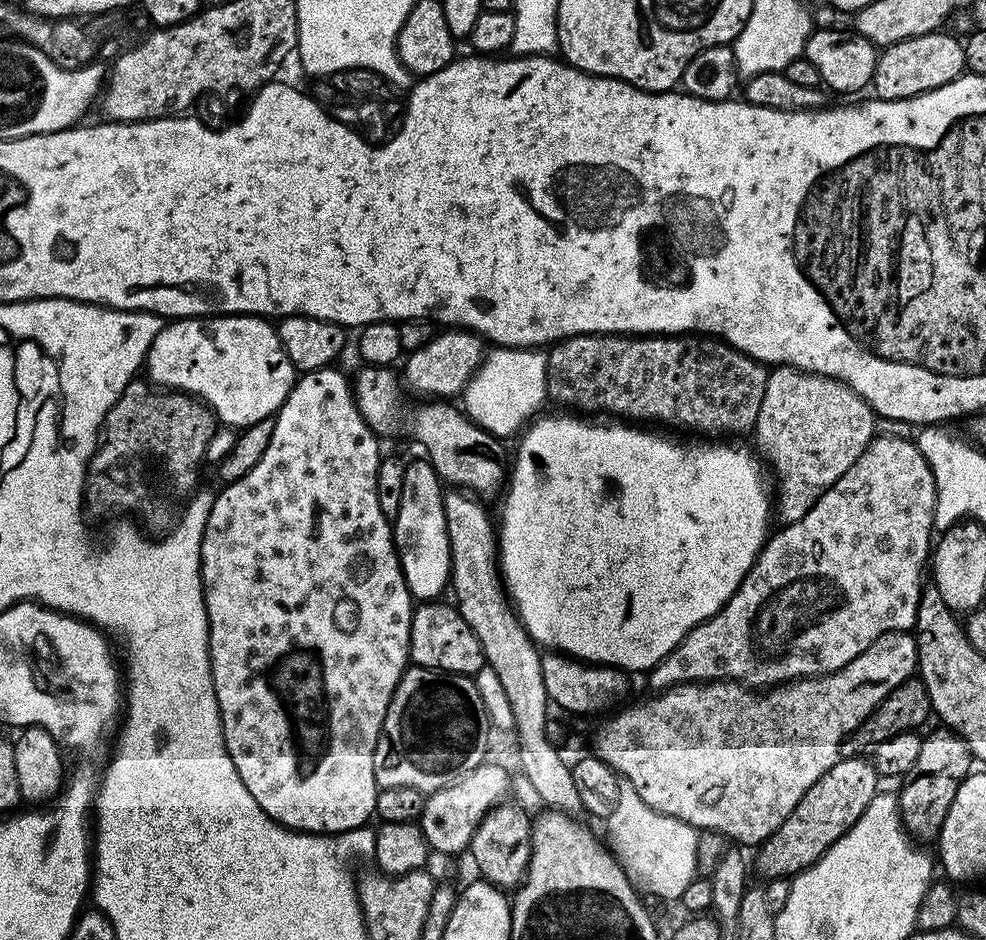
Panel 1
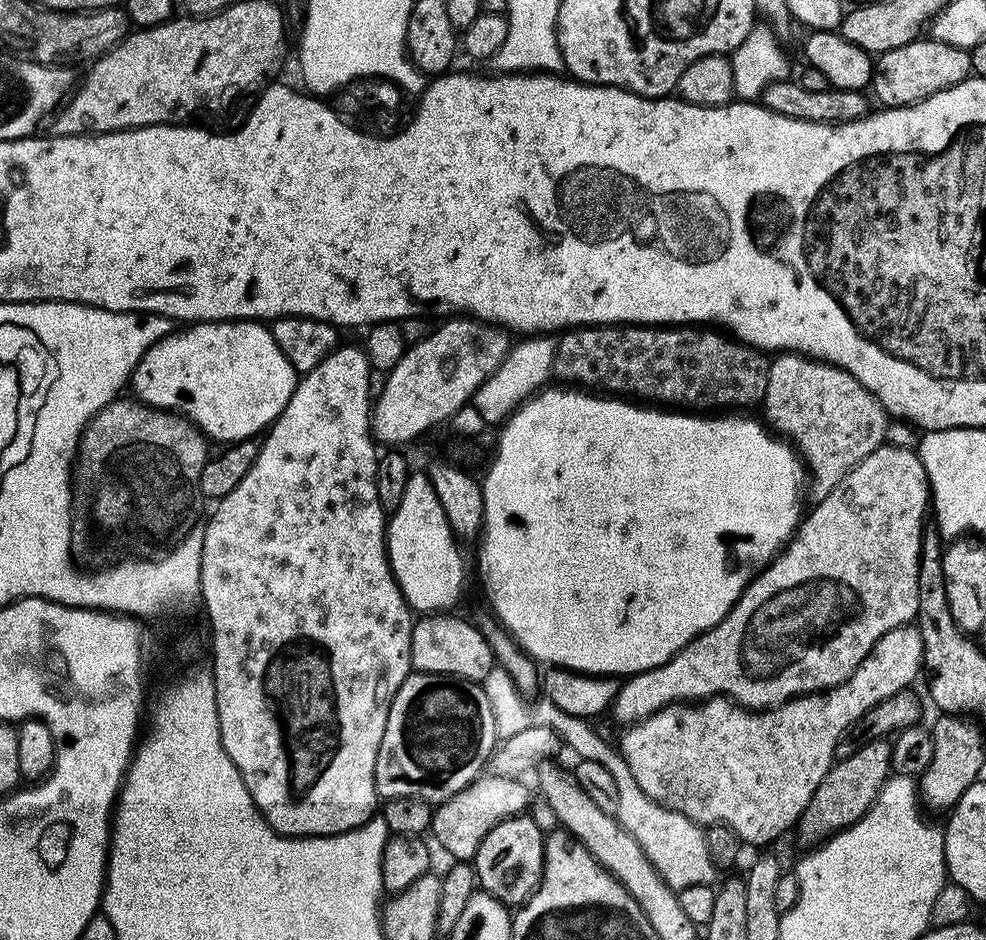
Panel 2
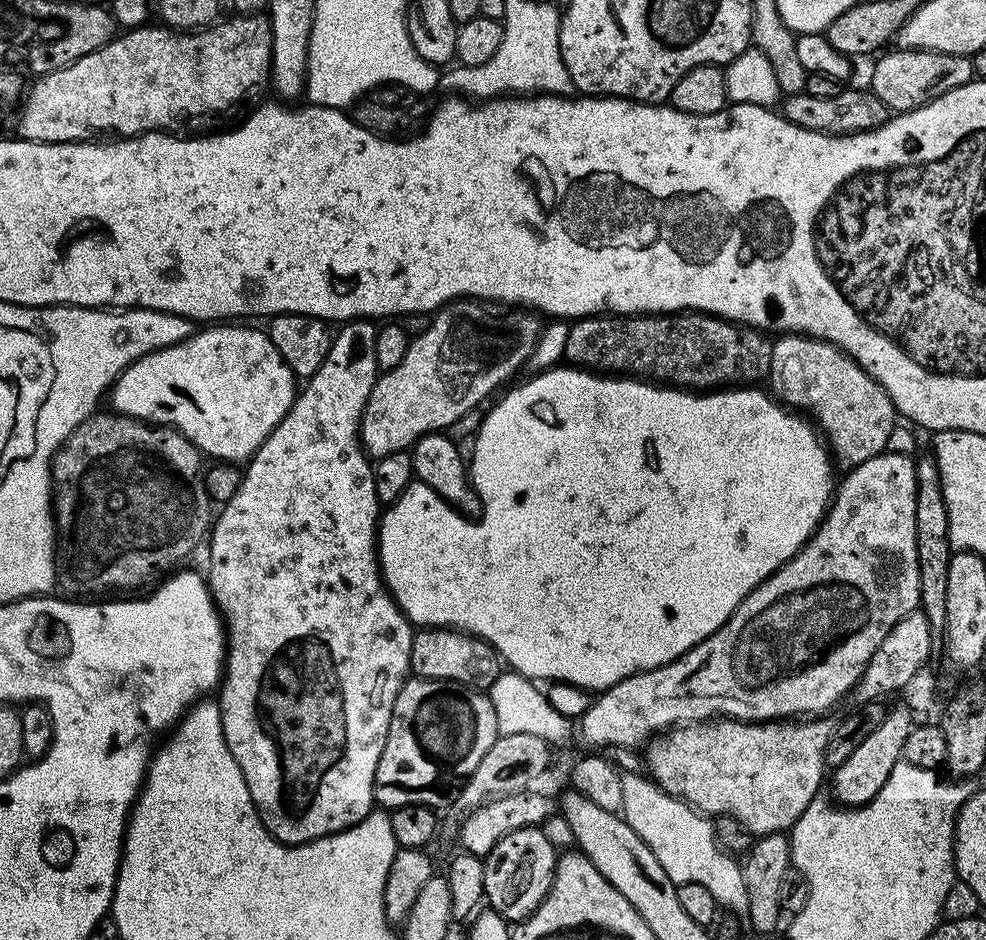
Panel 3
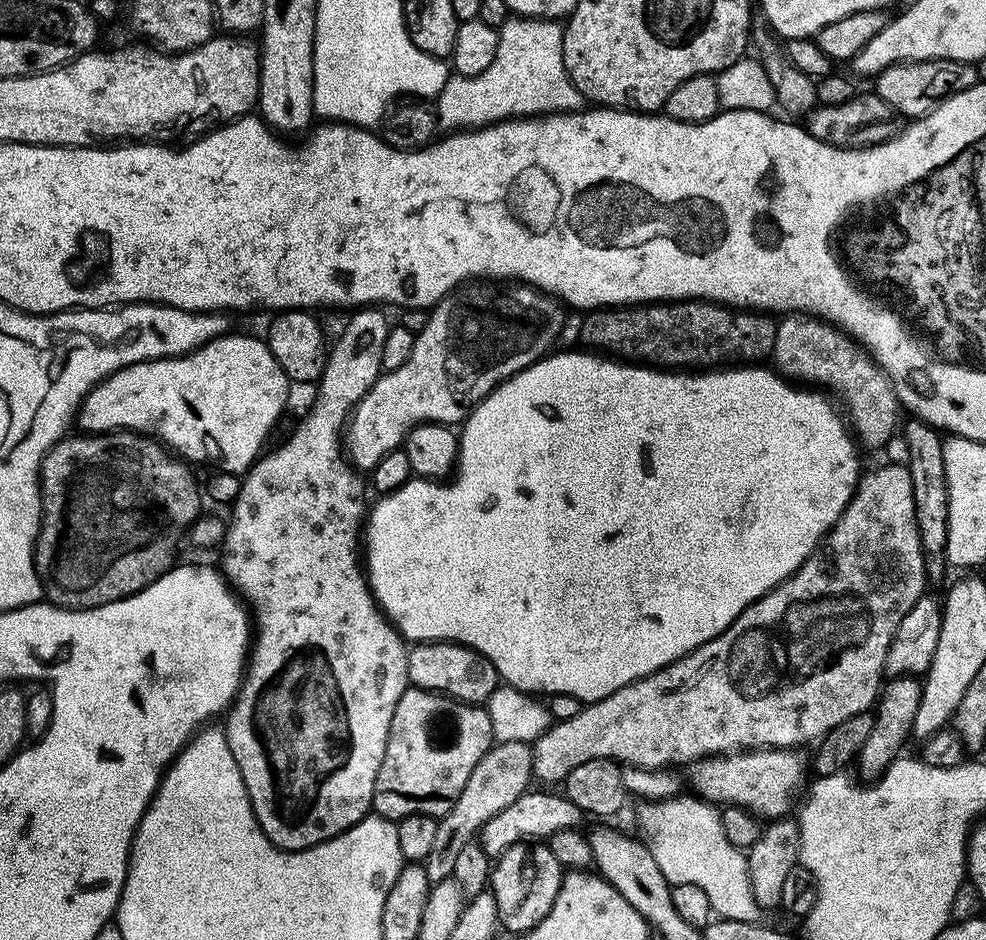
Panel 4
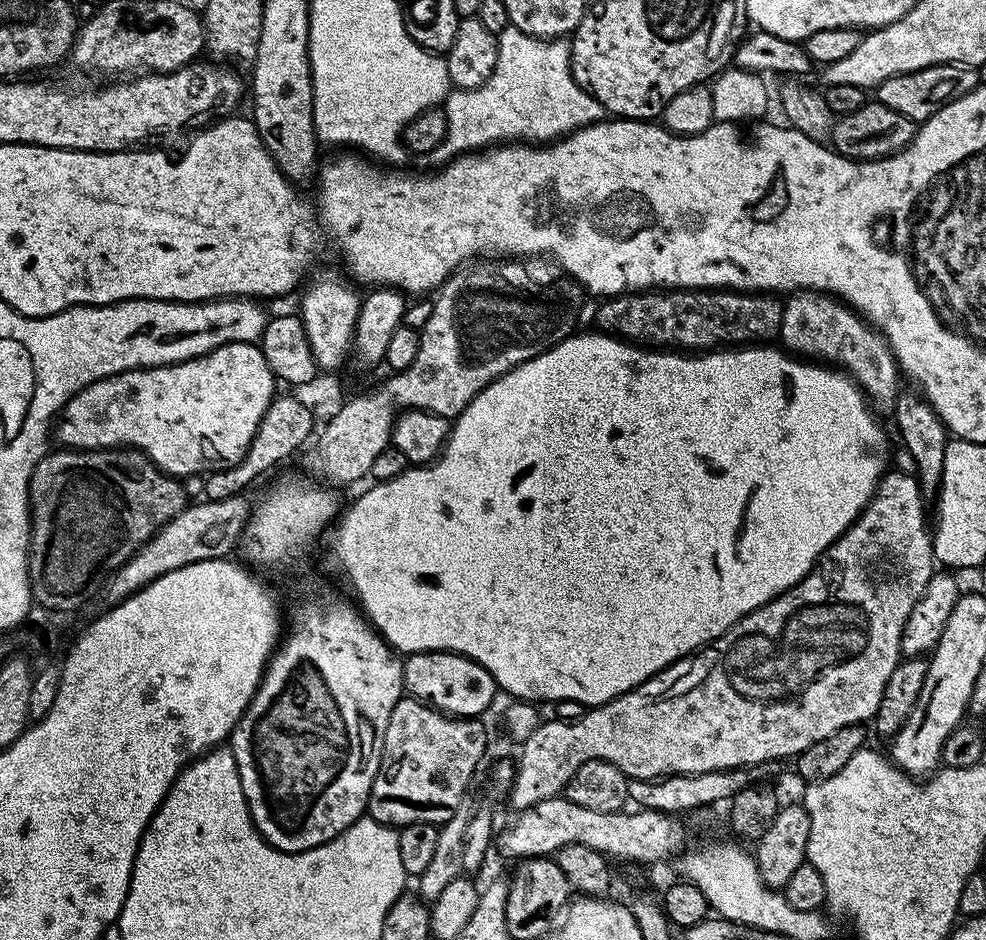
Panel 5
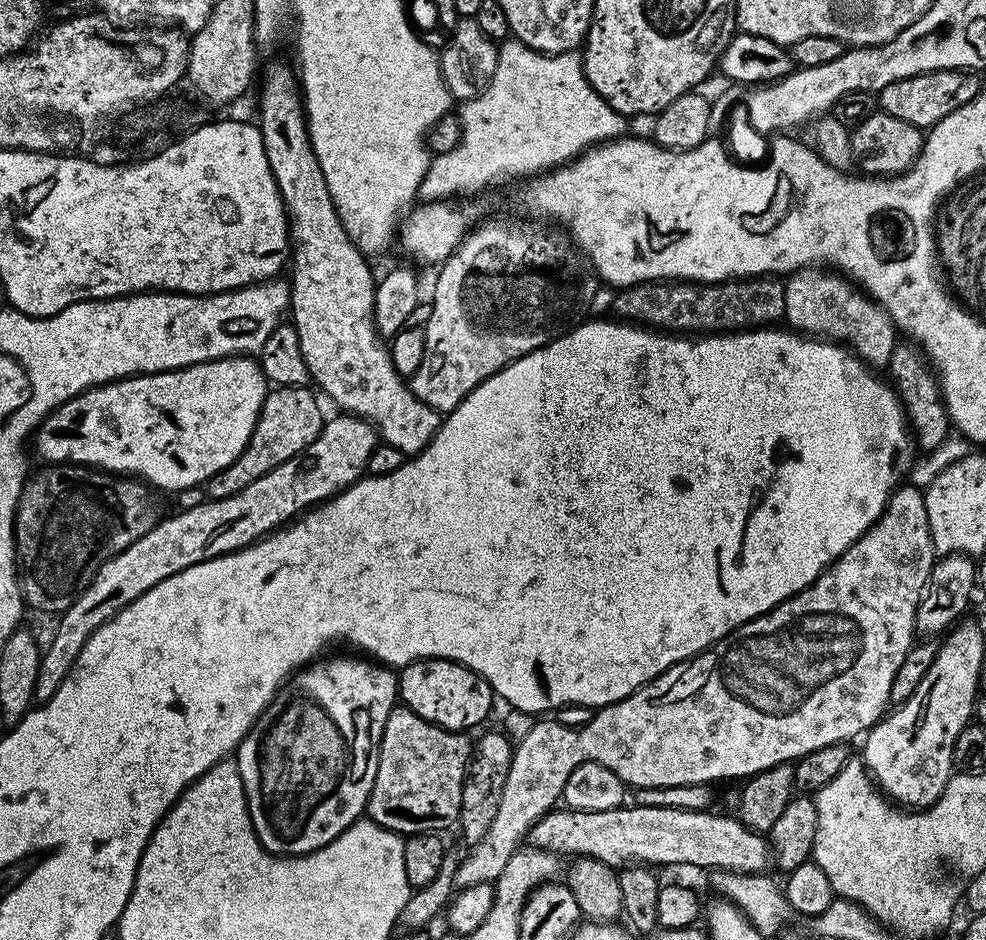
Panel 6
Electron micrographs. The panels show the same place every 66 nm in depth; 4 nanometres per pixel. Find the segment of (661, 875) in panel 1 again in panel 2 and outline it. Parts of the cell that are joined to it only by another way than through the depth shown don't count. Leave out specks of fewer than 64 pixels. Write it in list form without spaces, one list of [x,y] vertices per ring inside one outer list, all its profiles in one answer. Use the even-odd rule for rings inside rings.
[[[540,698],[536,704],[536,720],[550,733],[555,733],[562,741],[565,749],[573,752],[573,757],[602,762],[614,774],[614,783],[618,786],[618,810],[614,813],[616,821],[632,835],[634,842],[642,848],[646,858],[662,874],[662,878],[673,890],[679,890],[691,884],[717,883],[718,869],[706,850],[704,828],[695,824],[681,812],[670,810],[658,802],[654,802],[634,782],[634,774],[630,774],[630,766],[622,758],[619,747],[607,744],[588,720],[578,718],[574,714],[566,714],[566,710],[558,710],[554,702]]]

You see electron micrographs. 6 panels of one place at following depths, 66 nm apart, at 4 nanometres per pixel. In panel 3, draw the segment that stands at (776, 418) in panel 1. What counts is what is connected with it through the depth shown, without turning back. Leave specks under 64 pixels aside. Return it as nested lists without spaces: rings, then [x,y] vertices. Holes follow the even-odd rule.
[[[784,334],[773,343],[770,358],[770,374],[767,383],[772,384],[770,392],[781,404],[793,410],[805,410],[814,421],[815,427],[826,437],[827,447],[841,469],[856,468],[862,462],[874,458],[885,451],[892,440],[892,431],[896,428],[898,413],[892,405],[892,399],[882,390],[882,386],[854,358],[837,348],[828,340],[816,340],[807,334]]]

